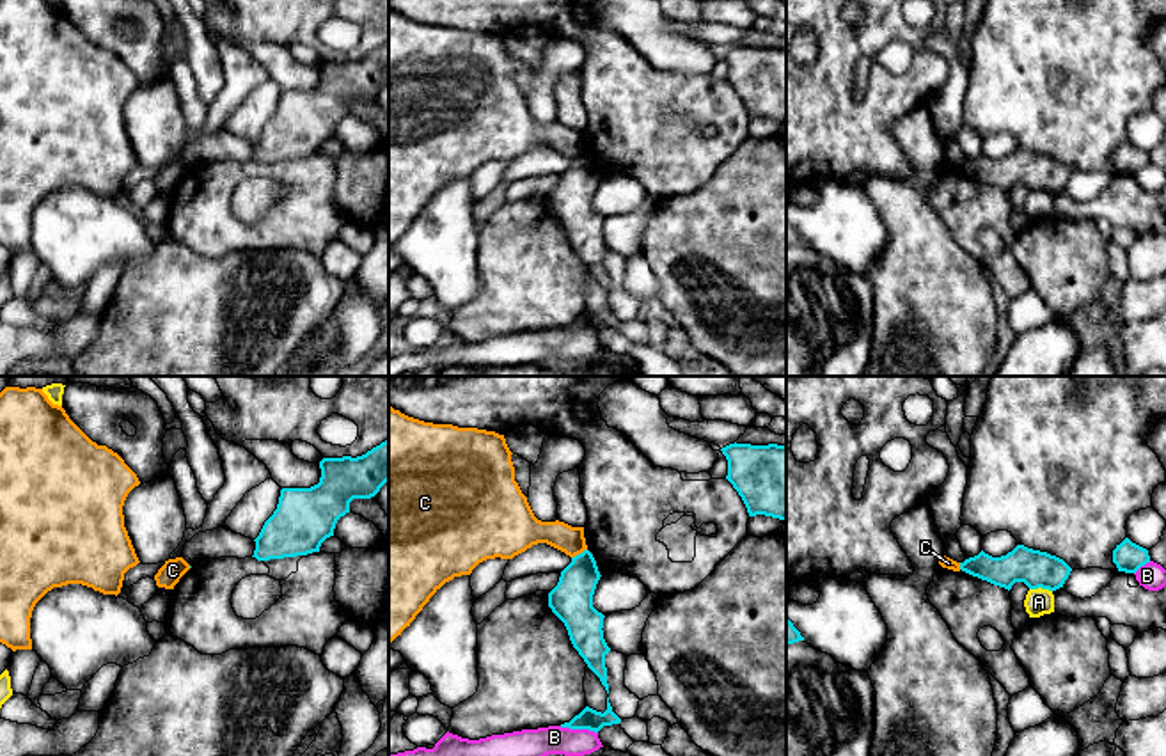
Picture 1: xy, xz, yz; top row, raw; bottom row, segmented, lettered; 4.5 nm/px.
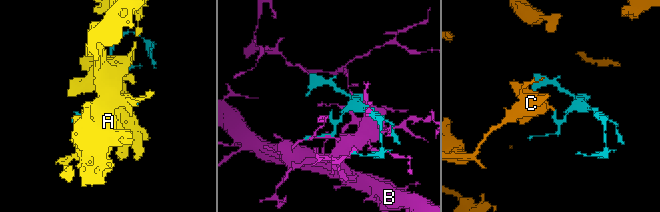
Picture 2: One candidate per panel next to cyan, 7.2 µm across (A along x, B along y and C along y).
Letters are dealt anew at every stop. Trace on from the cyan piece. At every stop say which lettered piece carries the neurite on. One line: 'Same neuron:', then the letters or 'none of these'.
Same neuron: none of these

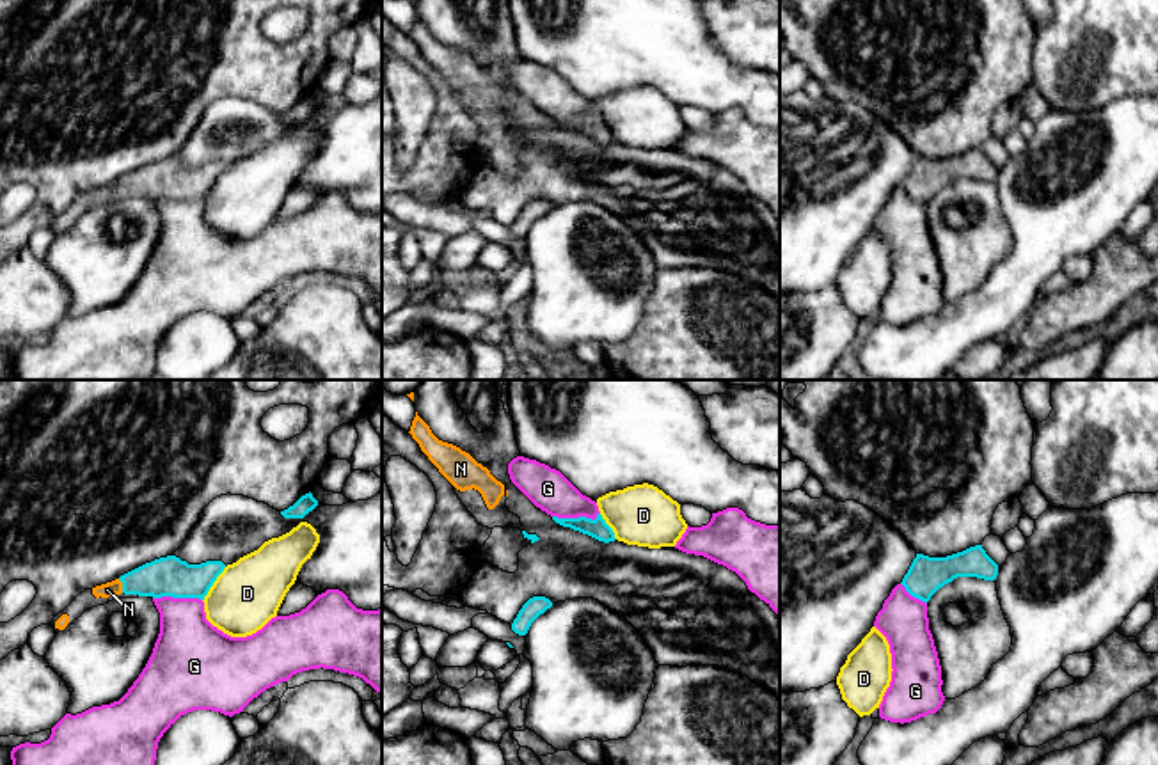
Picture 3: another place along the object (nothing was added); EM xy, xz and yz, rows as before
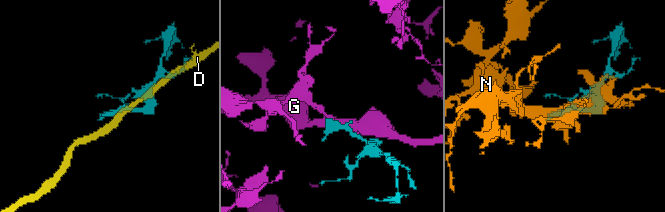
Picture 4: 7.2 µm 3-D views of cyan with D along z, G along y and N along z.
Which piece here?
Same neuron: N

